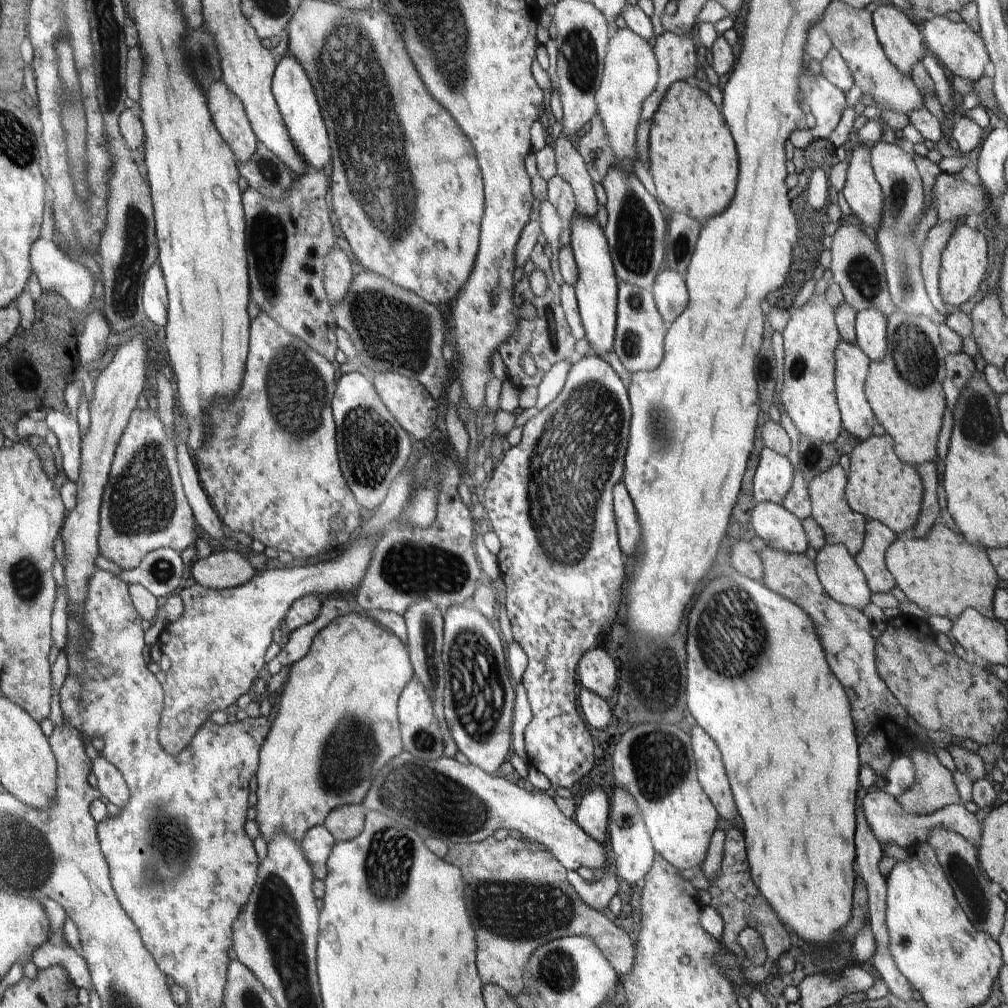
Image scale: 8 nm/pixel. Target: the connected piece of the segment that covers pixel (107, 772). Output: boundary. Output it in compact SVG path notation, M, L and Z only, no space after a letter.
M101 754L91 760L91 770L97 778L97 790L111 802L111 806L125 810L129 802L129 790L119 770L113 764L109 764Z

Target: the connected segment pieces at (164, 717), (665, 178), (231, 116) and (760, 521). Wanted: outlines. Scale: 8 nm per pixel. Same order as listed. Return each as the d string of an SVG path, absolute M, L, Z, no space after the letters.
M383 532L373 536L373 540L361 540L353 538L351 546L343 548L341 554L333 556L327 562L319 562L313 566L297 566L297 568L283 568L283 570L265 570L257 572L247 584L239 588L229 588L229 590L211 590L201 584L191 584L189 588L185 586L181 592L177 592L183 600L183 614L179 620L173 624L165 624L165 628L159 634L157 646L163 652L163 656L169 658L171 670L167 670L167 680L163 684L163 712L161 712L161 724L159 724L159 734L157 742L163 746L167 754L177 754L183 750L189 740L201 726L203 722L209 720L209 714L215 710L225 710L233 702L237 702L239 696L251 692L251 684L257 676L257 672L265 666L265 650L273 642L271 632L279 628L279 622L285 620L289 606L303 598L303 596L341 596L341 592L349 592L353 586L359 586L359 582L365 576L365 568L371 560L375 538L379 538Z
M675 82L669 86L663 100L659 102L657 112L651 118L647 170L649 170L649 176L653 178L651 182L655 188L655 198L667 208L671 208L673 214L683 212L703 224L711 214L719 214L727 206L737 180L737 154L731 142L729 130L723 124L723 118L719 114L719 108L713 104L713 100L705 92L685 82Z
M213 82L207 88L207 110L219 136L235 154L237 162L247 162L257 150L257 138L247 120L241 100L225 86L225 82Z
M761 502L751 510L747 524L753 528L767 548L781 550L785 554L805 554L809 542L803 524L797 516L773 502Z

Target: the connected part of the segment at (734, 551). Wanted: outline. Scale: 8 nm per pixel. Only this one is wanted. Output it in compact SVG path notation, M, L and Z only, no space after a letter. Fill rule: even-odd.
M741 536L729 548L729 562L733 570L743 574L745 578L751 578L755 582L763 580L763 564L761 564L759 552L755 552L749 542L743 542Z

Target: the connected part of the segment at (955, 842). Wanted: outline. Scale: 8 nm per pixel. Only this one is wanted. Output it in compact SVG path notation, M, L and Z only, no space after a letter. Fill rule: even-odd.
M933 830L933 834L929 836L929 842L927 842L933 850L935 850L935 856L941 864L941 870L953 890L953 896L957 898L963 914L967 916L967 920L983 934L989 934L995 942L999 940L1001 932L1003 932L1003 924L1005 924L1005 902L1001 902L999 896L993 896L989 892L989 878L985 874L983 868L979 868L979 856L977 856L977 850L973 846L967 844L965 838L961 838L959 834L955 832L945 832L945 830Z

